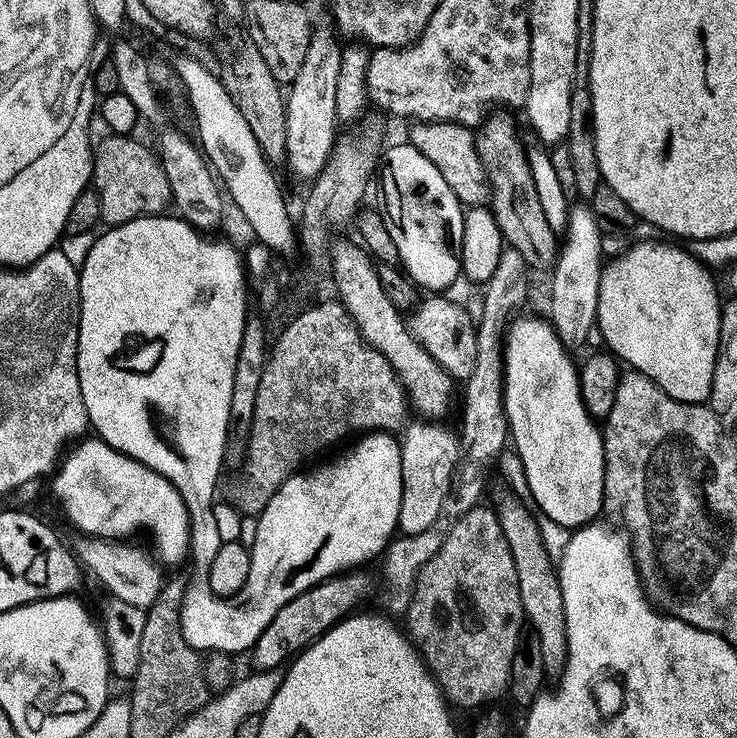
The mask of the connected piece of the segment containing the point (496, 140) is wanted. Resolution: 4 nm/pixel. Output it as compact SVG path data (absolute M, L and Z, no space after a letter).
M493 111L484 123L479 125L474 136L476 153L482 162L484 173L488 175L490 211L505 245L516 250L529 269L548 270L557 260L558 233L550 226L550 222L546 222L546 214L542 214L542 202L538 202L538 190L534 186L526 144L520 141L516 120L508 112L511 111Z

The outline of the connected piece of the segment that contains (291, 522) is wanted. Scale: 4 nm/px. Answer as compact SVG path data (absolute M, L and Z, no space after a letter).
M373 431L364 434L345 456L316 468L312 473L301 471L281 486L260 513L256 537L250 543L252 565L244 589L227 598L216 596L208 581L207 571L200 570L187 577L181 604L181 632L188 646L200 654L244 652L252 650L270 622L298 594L310 590L323 580L356 570L359 564L381 555L393 539L400 522L400 503L404 493L400 440L395 435Z

